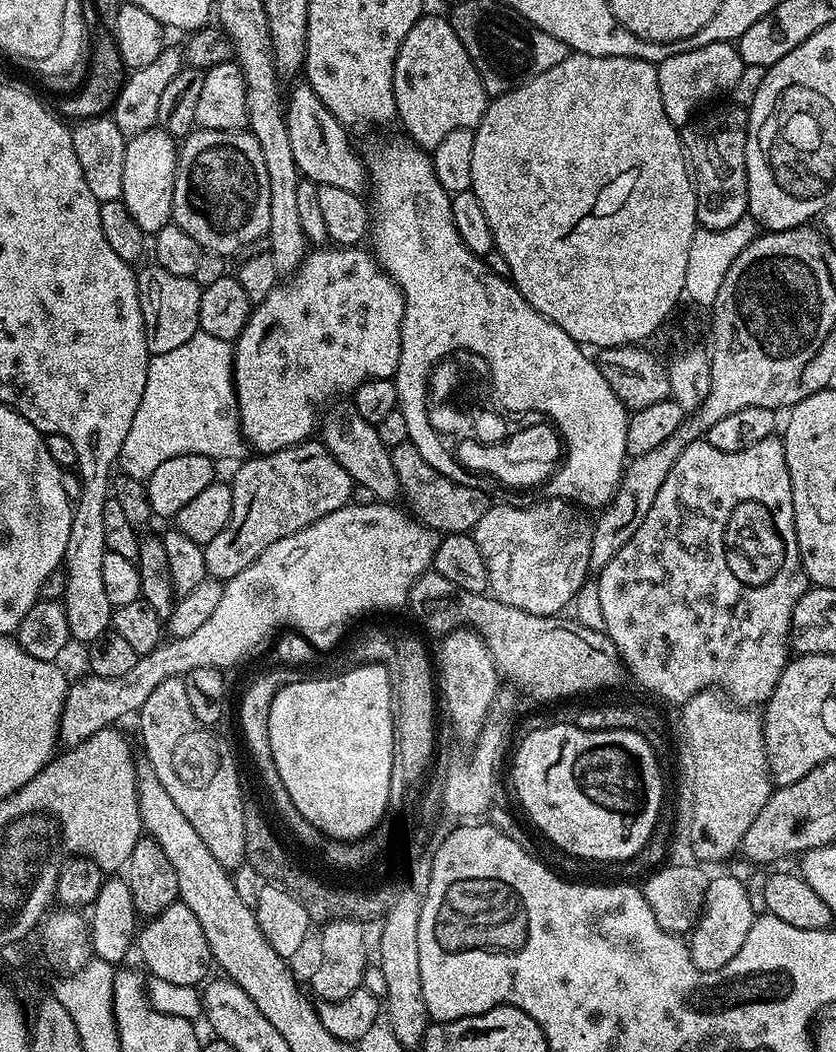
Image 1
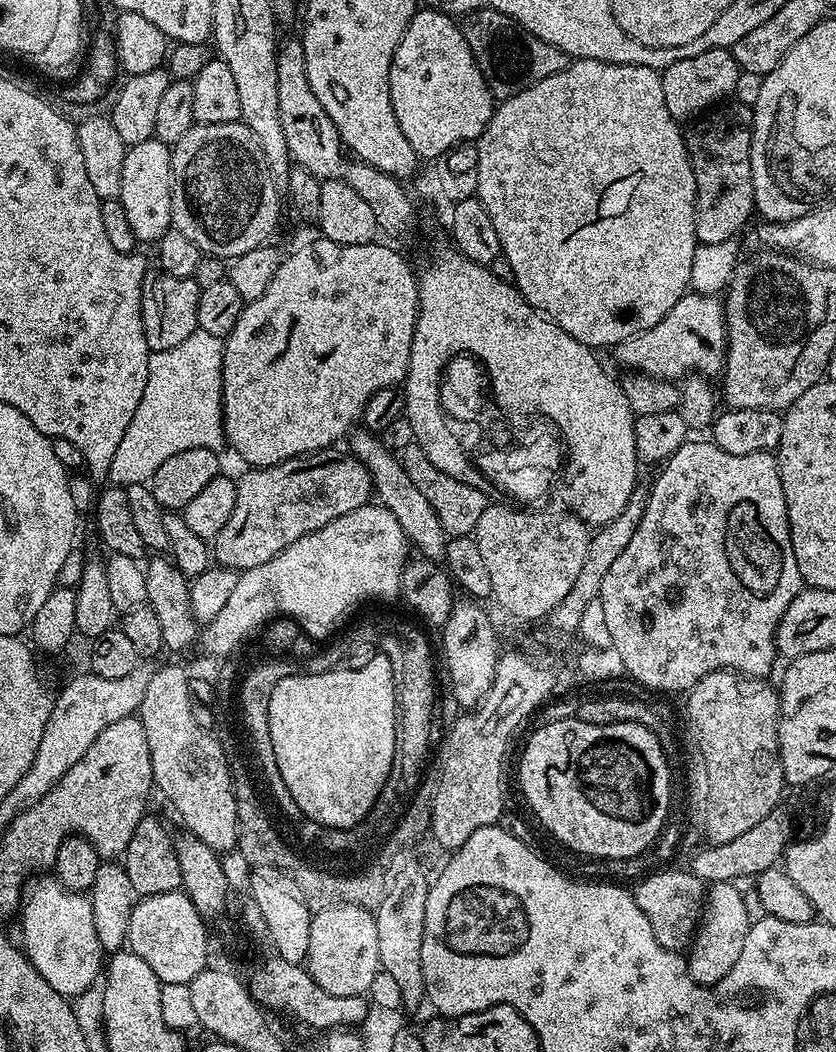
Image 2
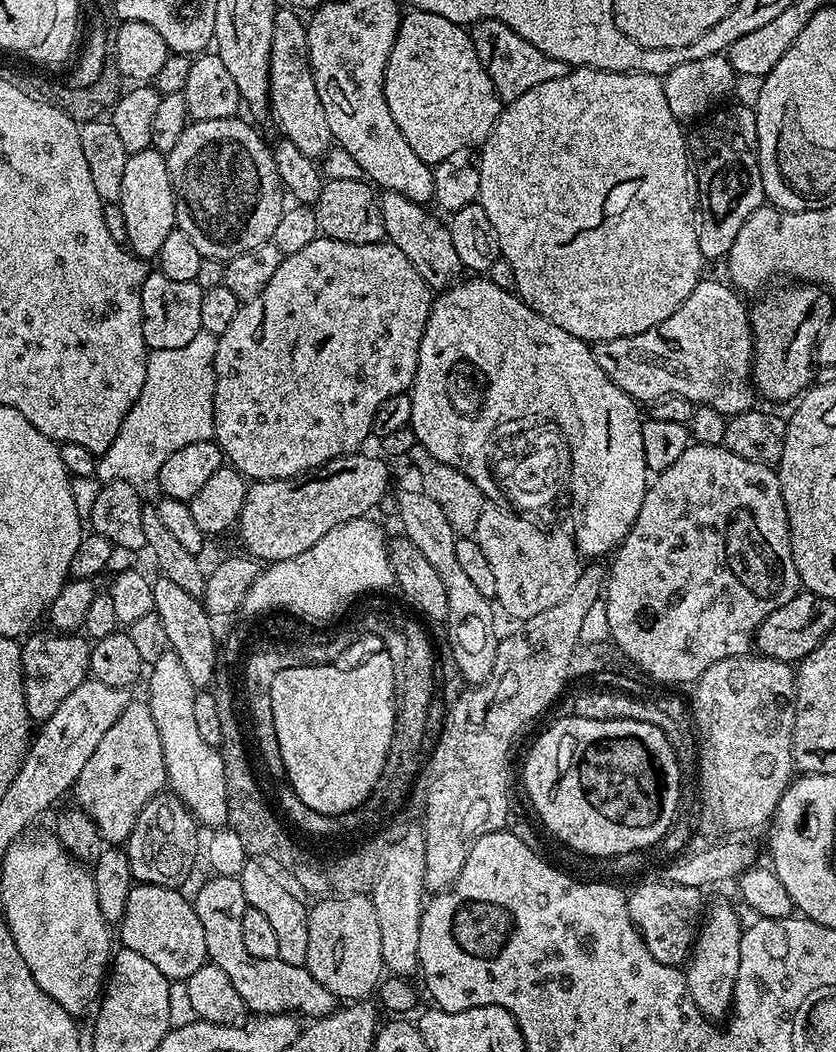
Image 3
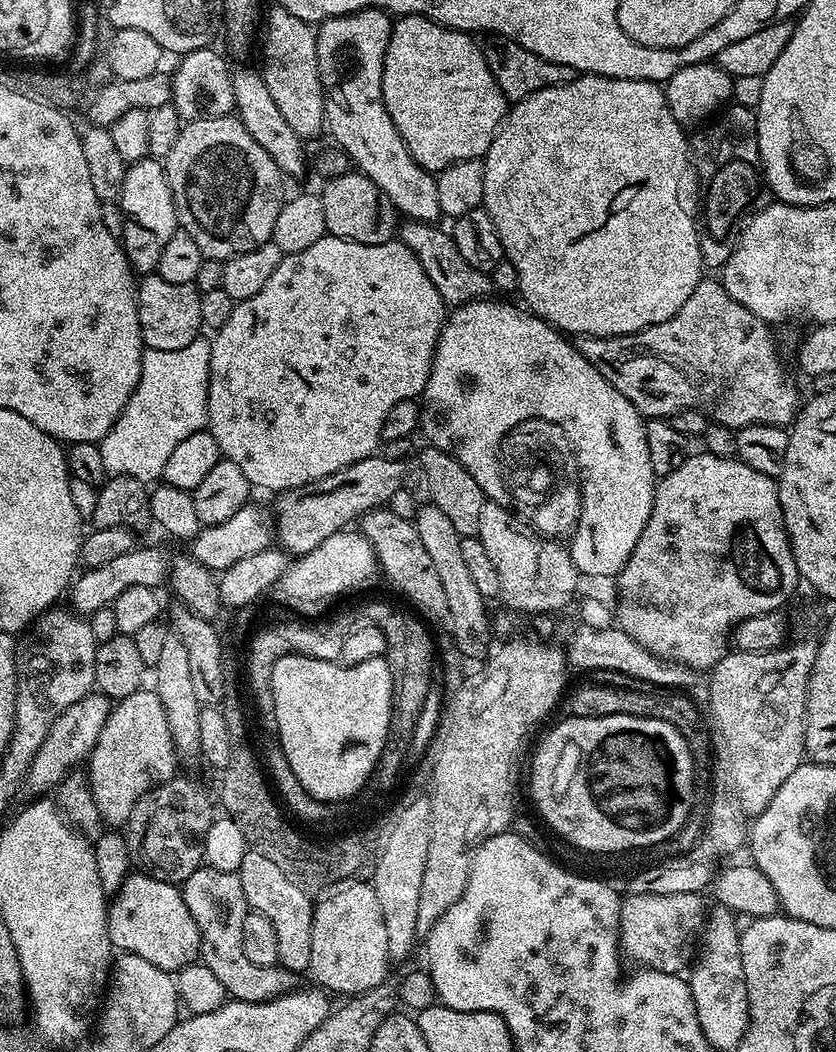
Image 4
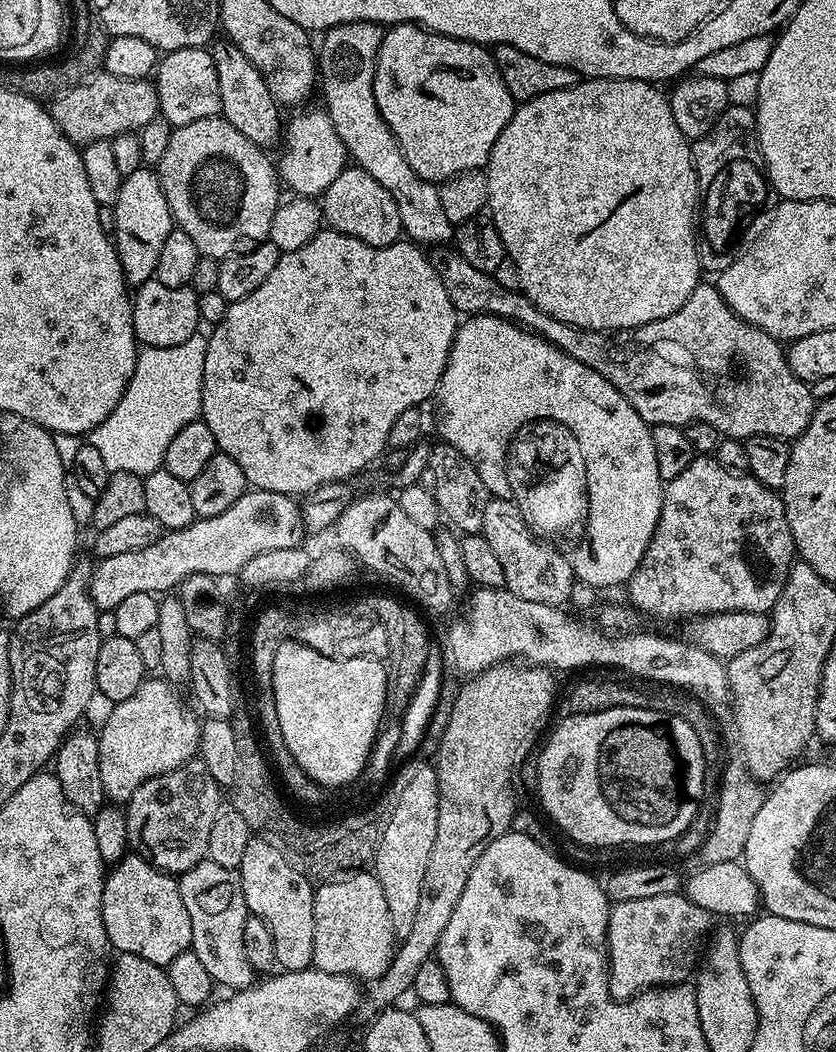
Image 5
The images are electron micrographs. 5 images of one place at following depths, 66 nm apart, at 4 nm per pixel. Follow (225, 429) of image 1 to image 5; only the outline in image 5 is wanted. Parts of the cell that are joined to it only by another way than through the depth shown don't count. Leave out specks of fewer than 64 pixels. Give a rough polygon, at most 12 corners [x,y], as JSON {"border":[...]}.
{"border":[[208,336],[141,347],[118,406],[86,440],[146,477],[201,419]]}

